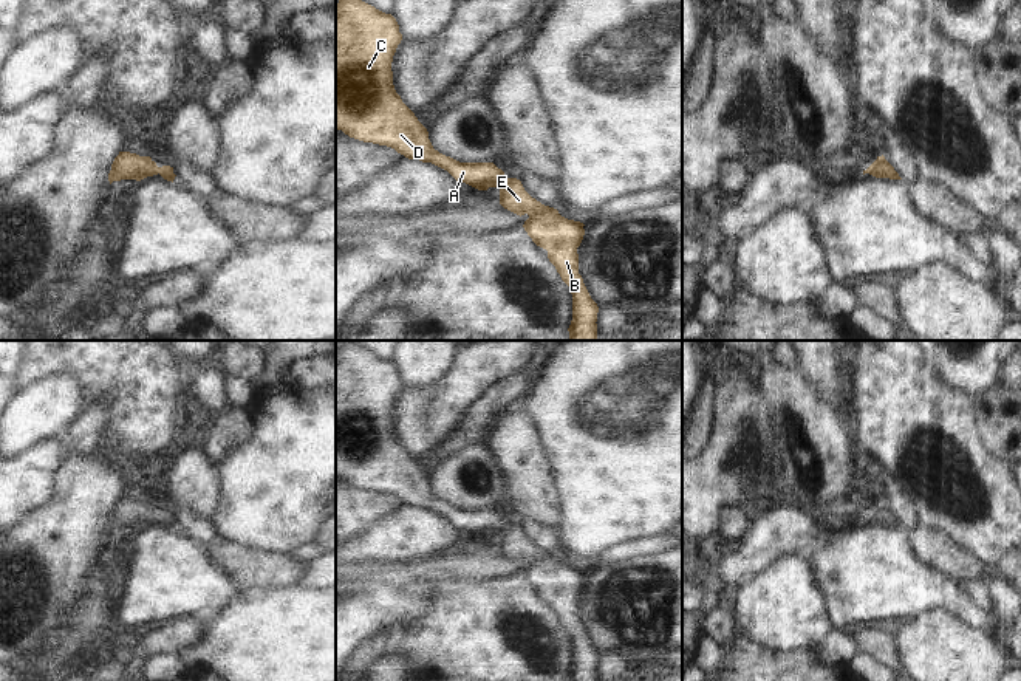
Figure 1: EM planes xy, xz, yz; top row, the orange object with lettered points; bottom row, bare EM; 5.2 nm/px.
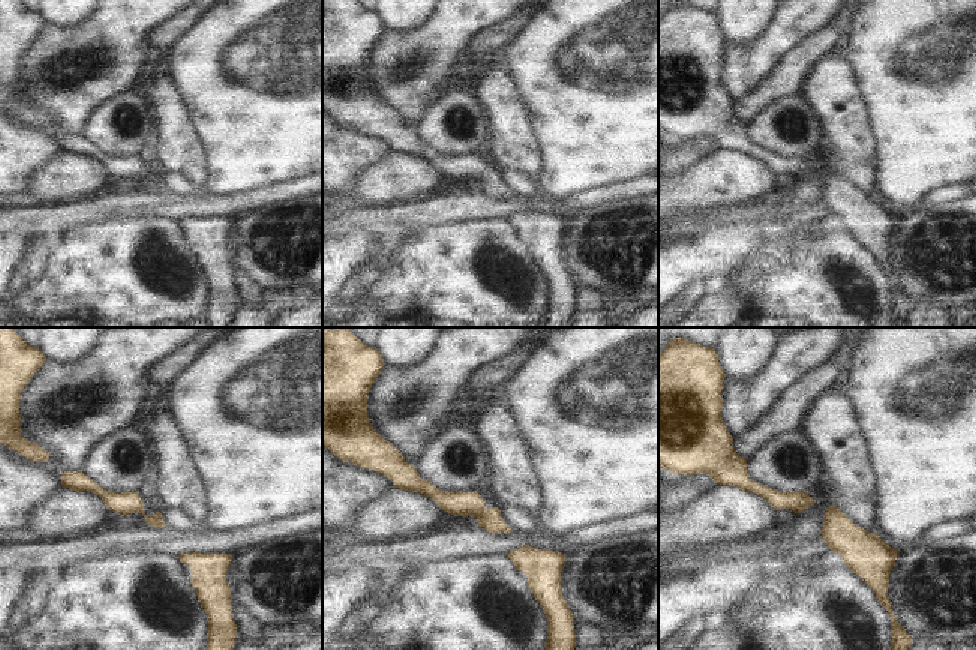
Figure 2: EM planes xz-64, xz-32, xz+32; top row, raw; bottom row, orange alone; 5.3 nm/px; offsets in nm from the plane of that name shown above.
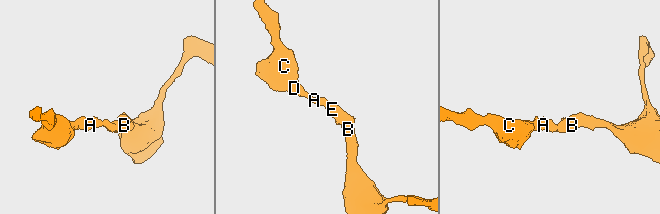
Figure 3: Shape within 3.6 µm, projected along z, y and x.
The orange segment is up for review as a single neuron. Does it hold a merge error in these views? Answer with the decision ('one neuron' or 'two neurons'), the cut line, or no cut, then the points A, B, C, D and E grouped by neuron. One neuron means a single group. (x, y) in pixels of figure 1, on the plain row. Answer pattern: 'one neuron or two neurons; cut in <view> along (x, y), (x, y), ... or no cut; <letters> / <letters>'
one neuron; no cut; A B C D E

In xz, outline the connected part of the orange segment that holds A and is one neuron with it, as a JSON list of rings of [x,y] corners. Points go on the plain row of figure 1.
[[[339,340],[336,351],[336,477],[364,489],[391,494],[408,506],[432,509],[447,517],[456,528],[478,537],[498,534],[500,551],[504,556],[520,563],[529,562],[523,571],[524,577],[537,593],[548,597],[549,608],[571,636],[572,667],[568,675],[569,681],[597,681],[599,653],[579,621],[577,594],[583,587],[585,571],[568,566],[557,556],[532,545],[520,526],[507,525],[493,509],[459,509],[435,497],[427,475],[402,449],[393,432],[391,409],[401,387],[399,371],[391,361],[376,356],[354,340]]]

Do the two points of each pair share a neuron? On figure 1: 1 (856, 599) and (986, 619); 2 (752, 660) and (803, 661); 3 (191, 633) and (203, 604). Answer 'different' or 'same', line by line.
1: same
2: same
3: different

